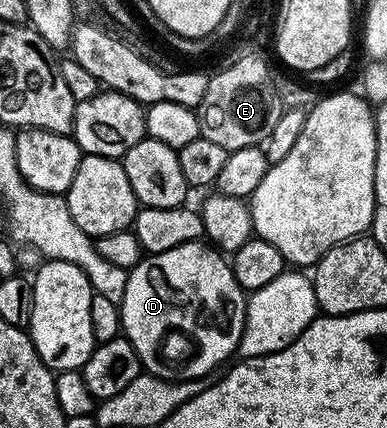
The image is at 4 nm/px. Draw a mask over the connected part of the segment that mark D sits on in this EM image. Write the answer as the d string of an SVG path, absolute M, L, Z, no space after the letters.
M199 240L187 241L178 247L174 247L170 251L141 256L139 263L133 265L132 268L128 270L126 291L122 295L119 306L120 327L123 336L127 337L130 344L134 347L134 351L138 351L138 359L140 360L143 372L160 377L166 381L182 382L194 380L196 377L207 377L215 374L215 369L218 368L223 361L229 360L228 362L231 362L233 360L234 354L240 347L242 331L244 330L244 316L246 315L248 303L245 289L238 283L238 279L234 279L234 271L232 270L229 258L225 256L221 250L213 247L211 244L205 243L203 240Z

